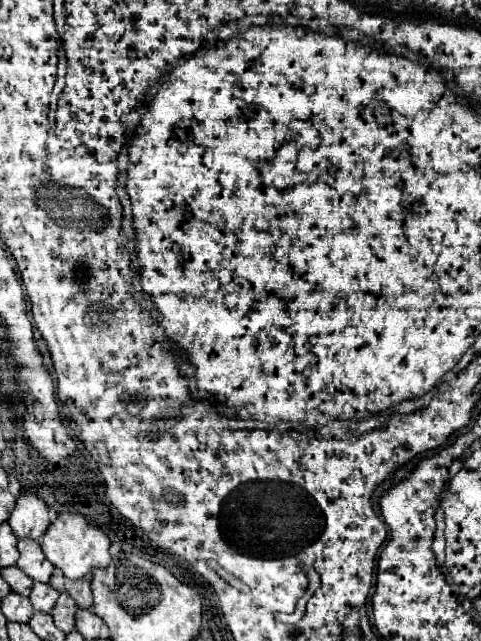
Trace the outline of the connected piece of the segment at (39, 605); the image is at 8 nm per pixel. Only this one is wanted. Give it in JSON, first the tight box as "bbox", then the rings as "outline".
{"bbox":[30,582,60,612],"outline":[[[34,582],[32,586],[32,594],[30,594],[30,600],[32,600],[32,606],[40,612],[50,612],[58,600],[60,592],[56,588],[52,588],[50,584],[40,584],[40,582]]]}

